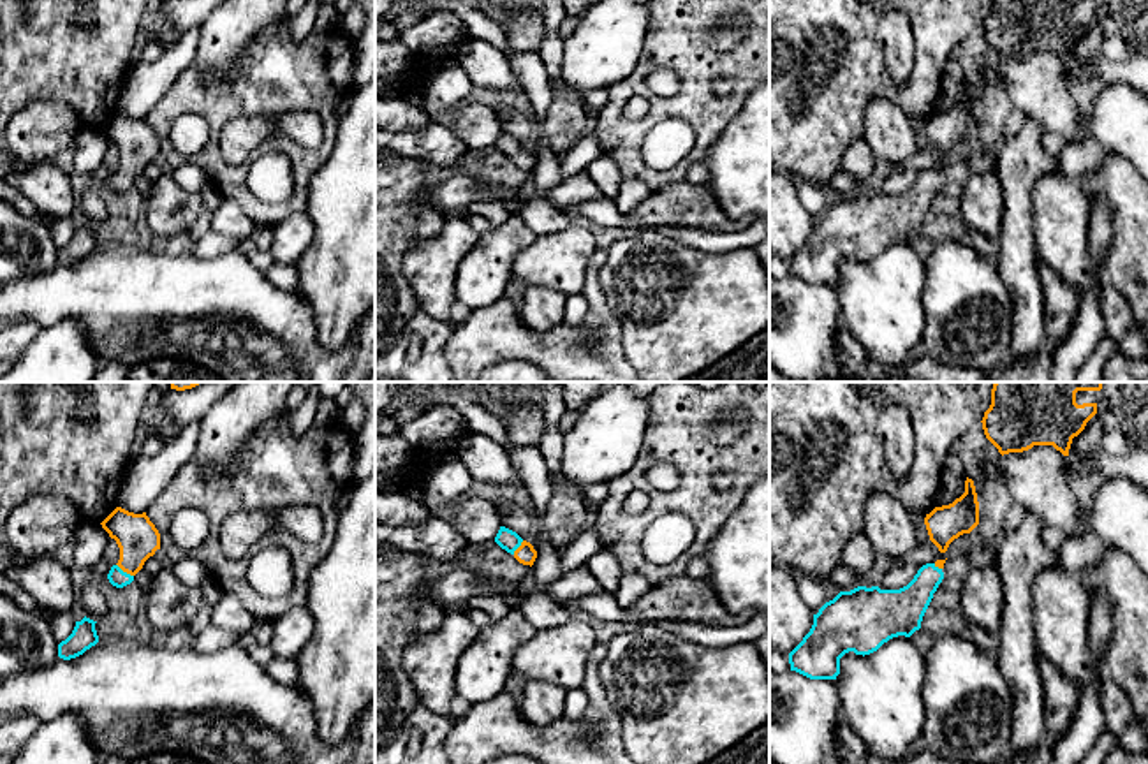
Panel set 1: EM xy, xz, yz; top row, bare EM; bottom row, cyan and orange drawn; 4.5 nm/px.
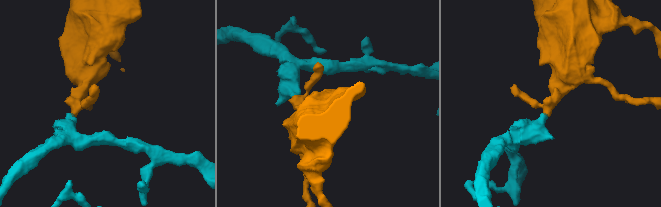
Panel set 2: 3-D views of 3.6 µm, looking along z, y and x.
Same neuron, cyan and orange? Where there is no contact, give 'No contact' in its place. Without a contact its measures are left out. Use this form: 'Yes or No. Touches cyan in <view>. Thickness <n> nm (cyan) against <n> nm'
Yes. Touches cyan in xy. Thickness 80 nm (cyan) against 190 nm

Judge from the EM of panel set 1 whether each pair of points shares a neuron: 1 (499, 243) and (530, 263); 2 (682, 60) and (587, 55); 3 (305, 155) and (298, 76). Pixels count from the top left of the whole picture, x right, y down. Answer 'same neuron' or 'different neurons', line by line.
1: different neurons
2: different neurons
3: same neuron

